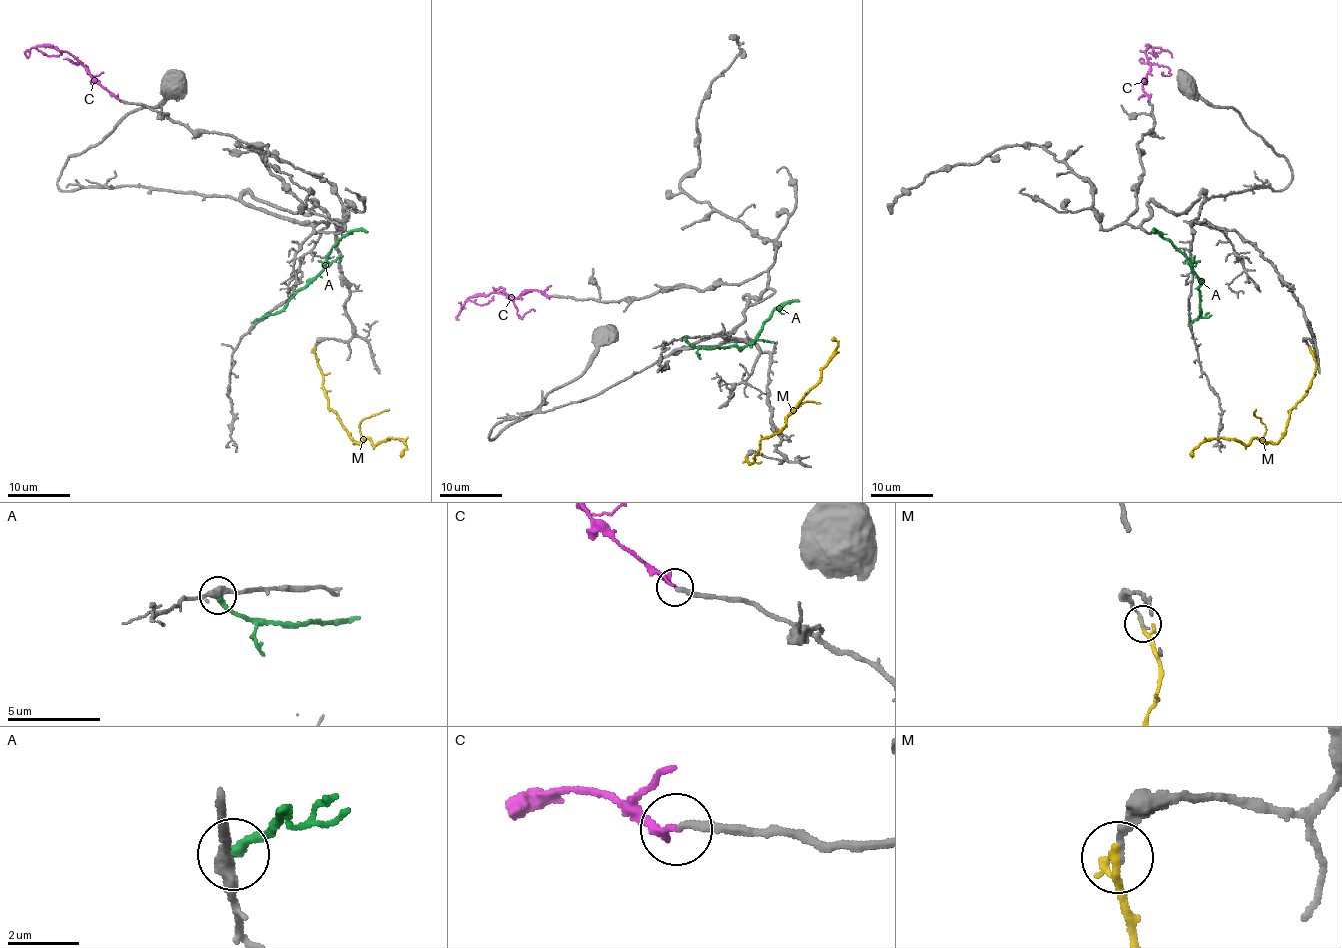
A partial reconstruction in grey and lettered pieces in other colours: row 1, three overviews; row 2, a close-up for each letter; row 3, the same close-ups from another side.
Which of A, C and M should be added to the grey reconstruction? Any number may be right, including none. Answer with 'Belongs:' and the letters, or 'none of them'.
Belongs: none of them

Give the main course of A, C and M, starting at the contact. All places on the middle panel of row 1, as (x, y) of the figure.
A: (685, 339), (696, 347), (744, 347), (755, 339), (761, 325), (775, 309), (799, 300)
C: (551, 297), (539, 291), (526, 291), (519, 297), (491, 292), (467, 298), (486, 305), (494, 295)
M: (746, 457), (754, 462), (760, 442), (786, 424), (786, 417), (819, 381), (838, 343), (831, 339)

